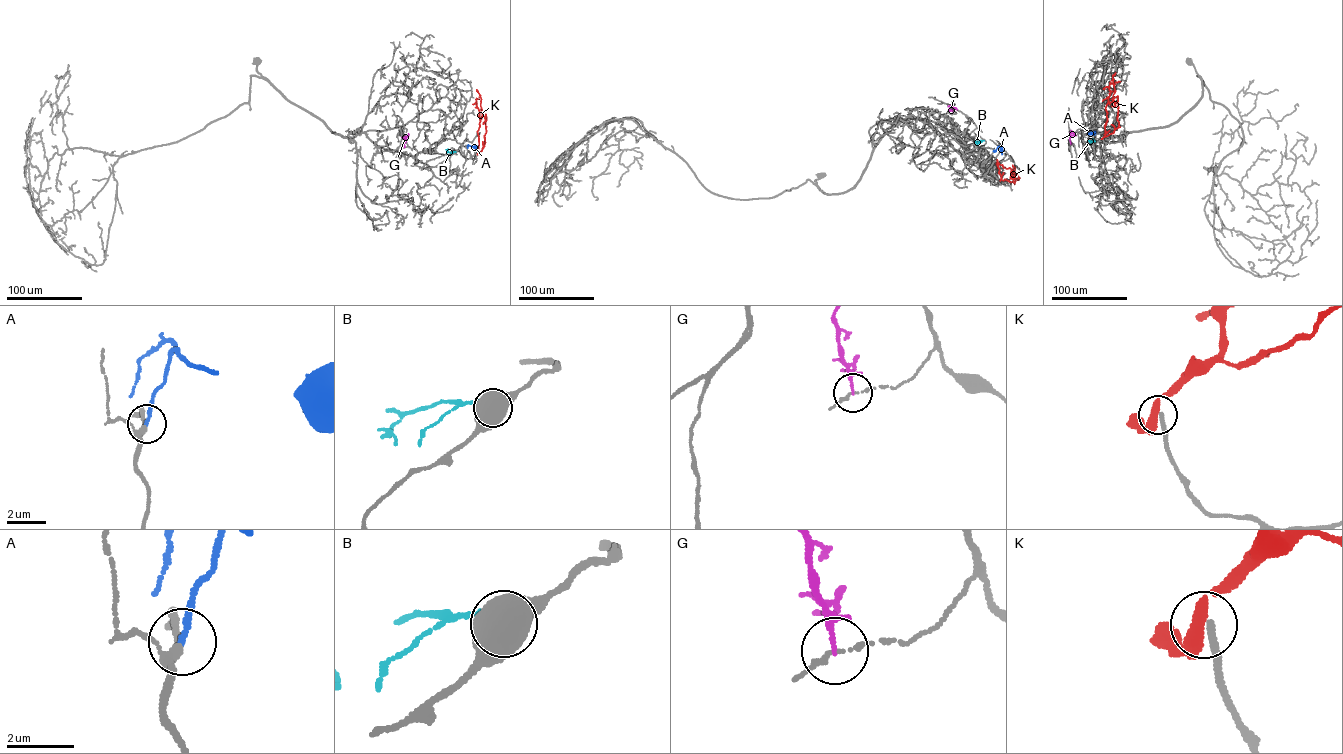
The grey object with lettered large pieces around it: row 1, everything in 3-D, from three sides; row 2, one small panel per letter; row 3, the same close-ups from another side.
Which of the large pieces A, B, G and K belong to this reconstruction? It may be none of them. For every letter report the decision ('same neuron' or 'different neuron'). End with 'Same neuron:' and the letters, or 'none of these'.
A: different neuron
B: different neuron
G: different neuron
K: different neuron
Same neuron: none of these

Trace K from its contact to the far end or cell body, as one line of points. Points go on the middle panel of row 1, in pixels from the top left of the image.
K: (997, 161), (1003, 167), (1010, 168), (1011, 175), (1014, 179), (1019, 177), (1018, 180)

